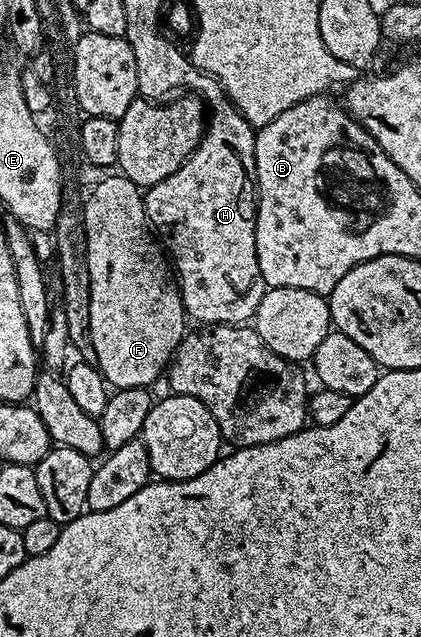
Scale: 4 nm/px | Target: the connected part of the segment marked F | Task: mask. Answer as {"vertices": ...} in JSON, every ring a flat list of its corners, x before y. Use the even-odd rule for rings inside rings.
{"vertices":[[116,172,114,176,108,176,102,179,91,192,87,195,83,203,83,221,84,229,87,236,87,264,91,276,90,284,90,326,93,348,96,350,97,369,103,375,106,382,115,389,124,389,126,387,142,387,153,385,153,381,160,375,163,375,165,368,169,365,171,357,175,353,177,347,180,346,181,340,187,331,188,324,187,311,184,309,184,302,181,300,179,289,172,277,172,272,161,248,157,242,155,235,152,233,147,214,145,212,145,204,143,191,128,177]]}

